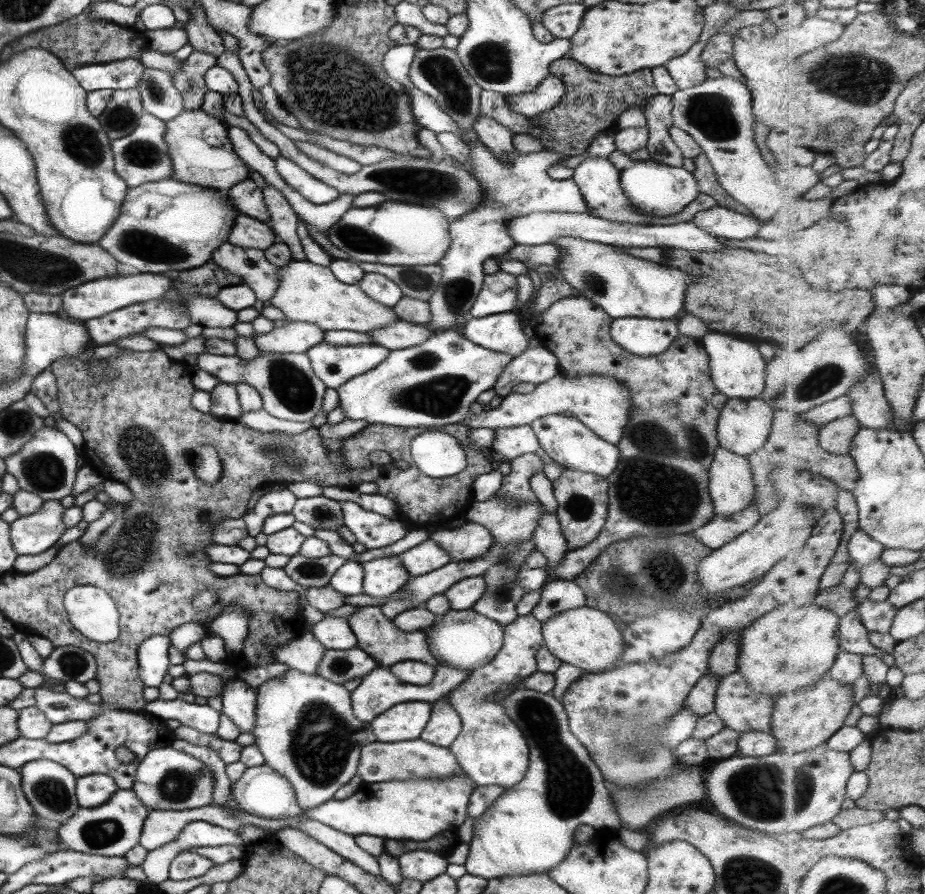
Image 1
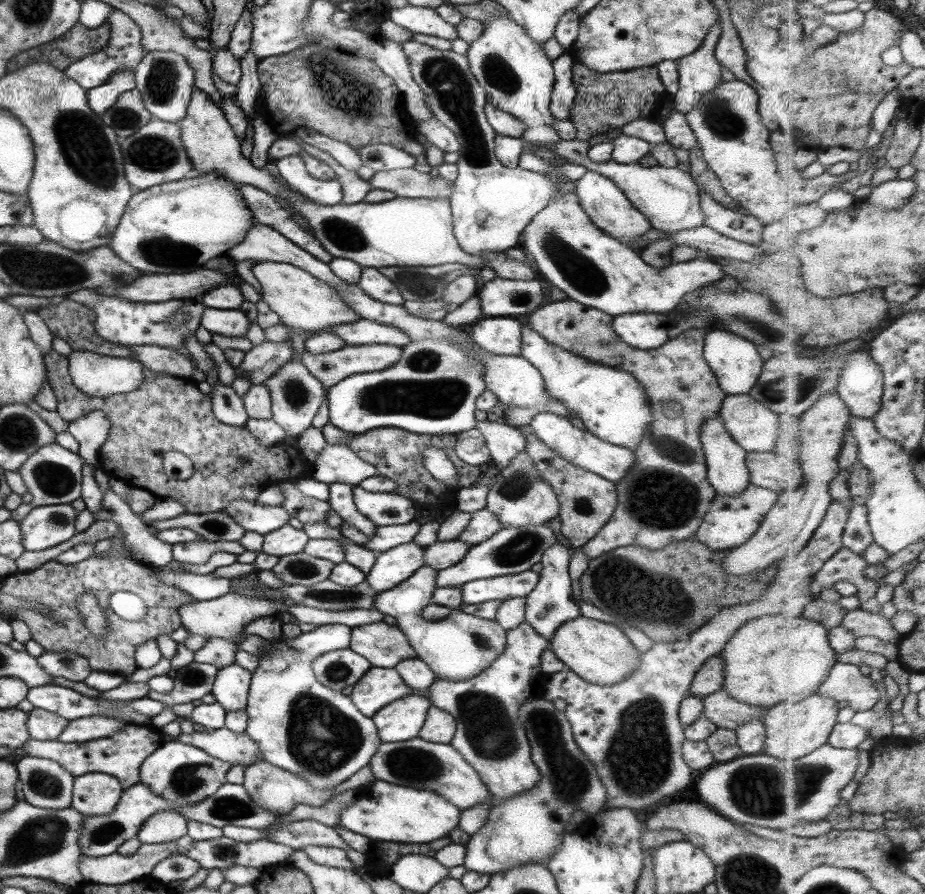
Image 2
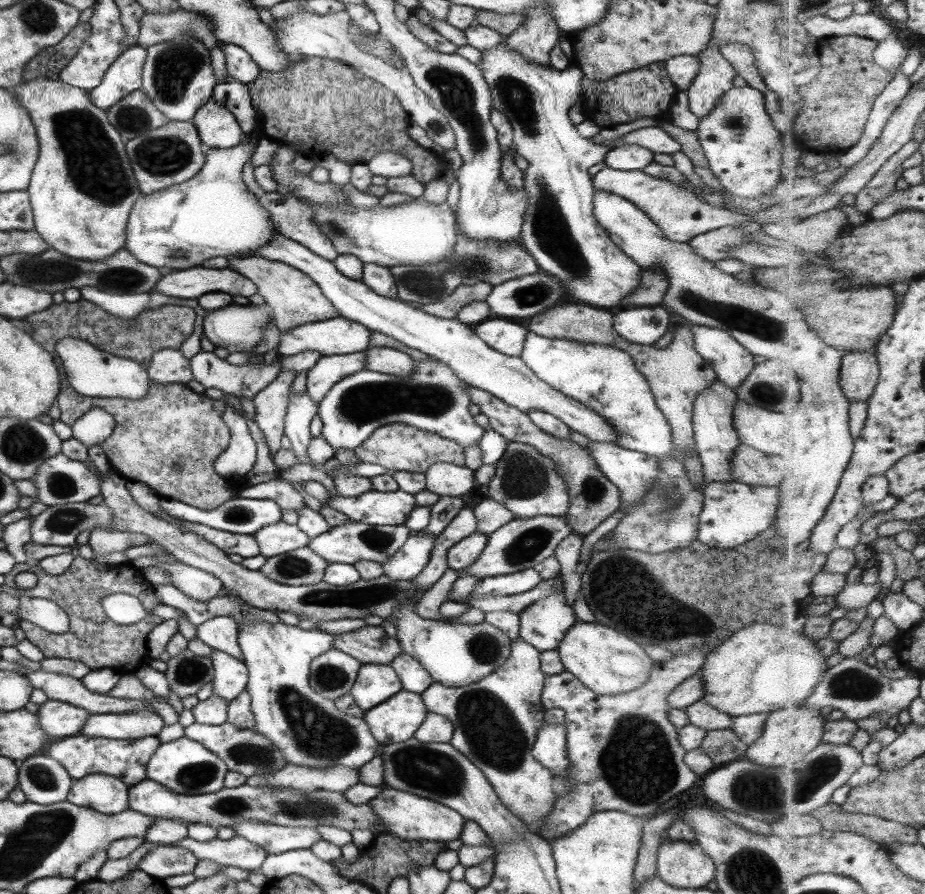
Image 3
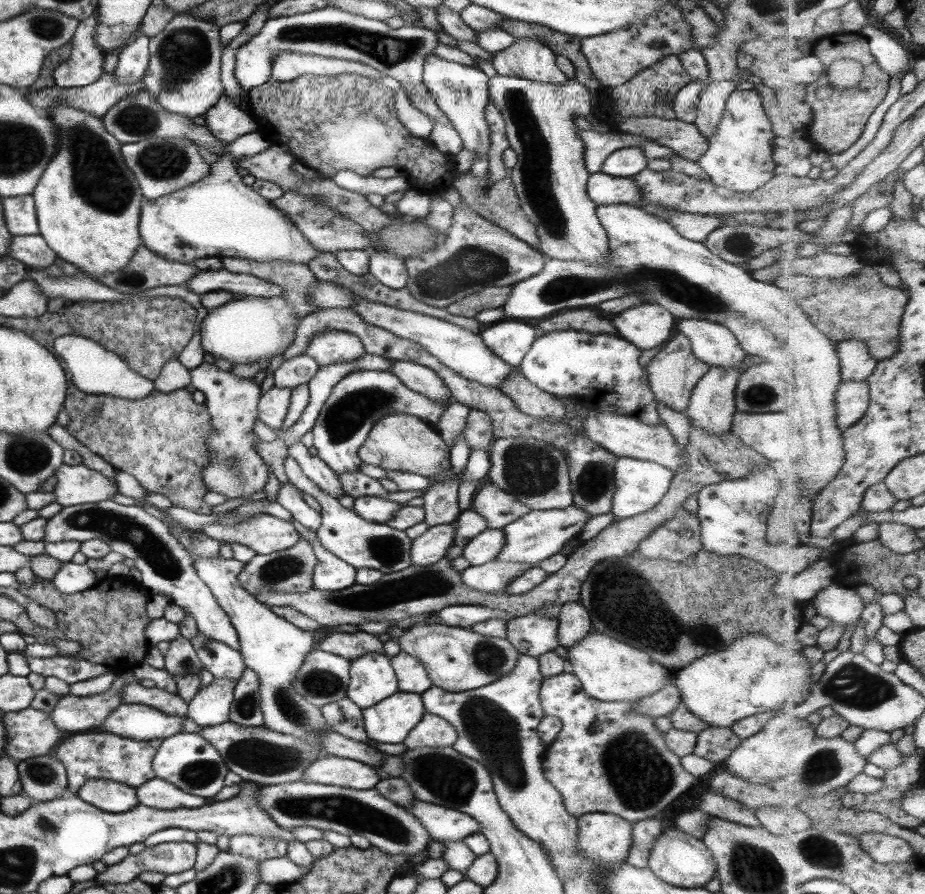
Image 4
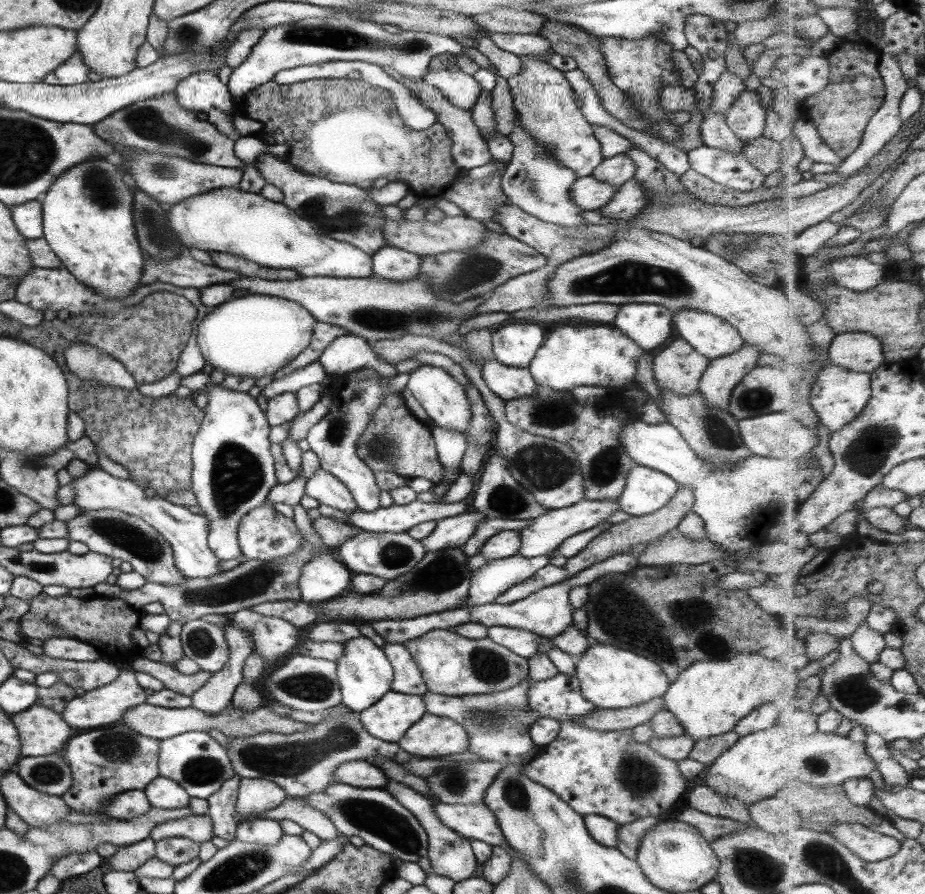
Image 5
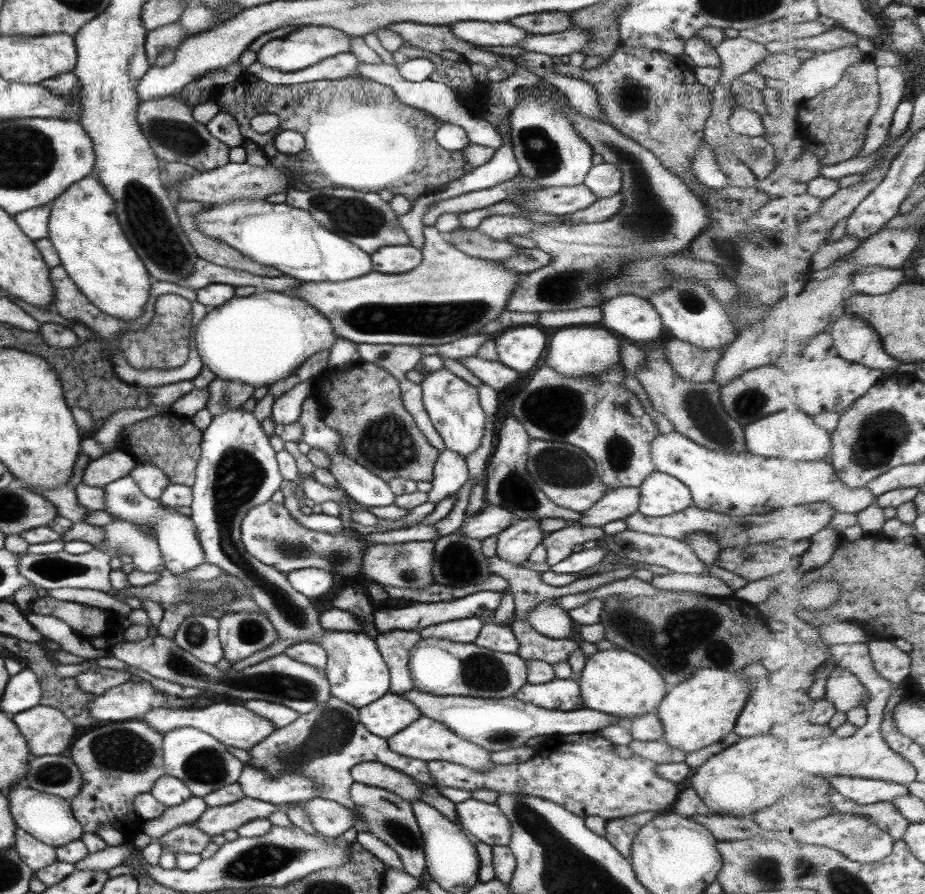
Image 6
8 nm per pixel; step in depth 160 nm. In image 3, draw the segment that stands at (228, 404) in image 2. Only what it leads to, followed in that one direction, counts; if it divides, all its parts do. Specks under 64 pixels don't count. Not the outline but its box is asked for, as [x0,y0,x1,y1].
[213,405,256,480]

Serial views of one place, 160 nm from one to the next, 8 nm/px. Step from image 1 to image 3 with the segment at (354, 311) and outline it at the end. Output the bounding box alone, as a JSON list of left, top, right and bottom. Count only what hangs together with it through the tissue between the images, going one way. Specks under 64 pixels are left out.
[226,256,339,334]

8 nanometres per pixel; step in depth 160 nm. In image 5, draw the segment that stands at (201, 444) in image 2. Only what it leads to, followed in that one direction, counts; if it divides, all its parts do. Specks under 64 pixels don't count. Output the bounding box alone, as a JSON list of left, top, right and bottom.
[60,358,204,498]

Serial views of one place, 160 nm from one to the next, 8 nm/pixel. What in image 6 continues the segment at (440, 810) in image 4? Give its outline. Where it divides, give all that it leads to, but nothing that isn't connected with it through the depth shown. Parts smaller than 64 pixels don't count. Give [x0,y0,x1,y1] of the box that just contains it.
[455,799,511,846]

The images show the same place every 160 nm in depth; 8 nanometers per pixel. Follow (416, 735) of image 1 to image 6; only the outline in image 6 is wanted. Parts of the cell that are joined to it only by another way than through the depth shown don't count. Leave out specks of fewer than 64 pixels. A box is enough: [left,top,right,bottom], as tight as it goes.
[358,694,419,739]

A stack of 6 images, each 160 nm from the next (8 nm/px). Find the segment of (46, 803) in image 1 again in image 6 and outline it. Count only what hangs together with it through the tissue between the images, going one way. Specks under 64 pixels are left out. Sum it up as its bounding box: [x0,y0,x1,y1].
[23,755,80,804]

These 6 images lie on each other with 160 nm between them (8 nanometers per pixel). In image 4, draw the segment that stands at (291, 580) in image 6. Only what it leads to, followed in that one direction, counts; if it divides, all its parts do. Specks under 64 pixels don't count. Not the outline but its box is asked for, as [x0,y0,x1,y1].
[291,518,356,591]

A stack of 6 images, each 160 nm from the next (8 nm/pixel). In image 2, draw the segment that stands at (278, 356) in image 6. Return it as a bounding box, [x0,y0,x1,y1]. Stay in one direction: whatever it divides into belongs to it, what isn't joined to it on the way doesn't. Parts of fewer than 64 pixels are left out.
[200,308,248,337]

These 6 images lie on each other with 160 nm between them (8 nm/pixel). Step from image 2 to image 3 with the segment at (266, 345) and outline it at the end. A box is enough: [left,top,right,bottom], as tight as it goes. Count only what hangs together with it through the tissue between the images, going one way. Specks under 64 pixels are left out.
[188,350,280,400]

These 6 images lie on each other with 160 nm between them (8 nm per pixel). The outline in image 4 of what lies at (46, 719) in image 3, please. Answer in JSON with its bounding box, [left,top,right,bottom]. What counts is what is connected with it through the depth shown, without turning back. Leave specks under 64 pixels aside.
[51,676,125,733]

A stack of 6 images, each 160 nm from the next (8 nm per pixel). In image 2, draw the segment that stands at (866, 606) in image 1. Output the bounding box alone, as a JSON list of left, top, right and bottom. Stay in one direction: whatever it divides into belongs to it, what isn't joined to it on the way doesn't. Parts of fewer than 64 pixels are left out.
[842,608,902,644]

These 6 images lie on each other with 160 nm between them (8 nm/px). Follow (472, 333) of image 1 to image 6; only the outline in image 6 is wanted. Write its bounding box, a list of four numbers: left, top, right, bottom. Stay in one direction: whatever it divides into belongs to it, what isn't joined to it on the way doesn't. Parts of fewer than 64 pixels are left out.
[494,326,547,372]

